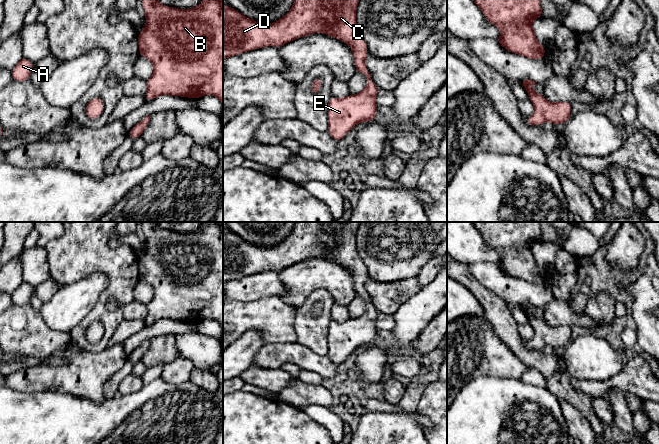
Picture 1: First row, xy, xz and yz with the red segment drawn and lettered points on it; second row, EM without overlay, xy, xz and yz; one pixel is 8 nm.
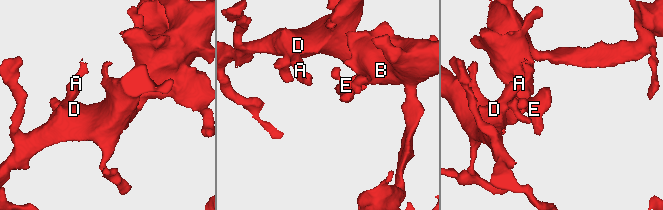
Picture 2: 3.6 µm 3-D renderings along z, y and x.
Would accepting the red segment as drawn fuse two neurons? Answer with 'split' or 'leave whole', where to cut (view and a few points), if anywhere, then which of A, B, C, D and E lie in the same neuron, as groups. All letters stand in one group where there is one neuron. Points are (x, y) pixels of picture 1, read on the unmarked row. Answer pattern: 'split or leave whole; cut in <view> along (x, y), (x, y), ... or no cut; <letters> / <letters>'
leave whole; no cut; A B C D E

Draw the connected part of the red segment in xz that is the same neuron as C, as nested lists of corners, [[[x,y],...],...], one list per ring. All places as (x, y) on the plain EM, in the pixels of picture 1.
[[[295,222],[291,234],[278,245],[270,248],[256,246],[223,227],[223,284],[265,270],[279,272],[290,265],[315,257],[323,257],[348,268],[352,272],[356,296],[365,299],[368,307],[358,318],[349,318],[345,322],[330,321],[328,325],[327,356],[339,366],[356,348],[376,343],[378,331],[375,321],[380,314],[372,305],[366,292],[368,272],[356,247],[359,224],[360,222]]]

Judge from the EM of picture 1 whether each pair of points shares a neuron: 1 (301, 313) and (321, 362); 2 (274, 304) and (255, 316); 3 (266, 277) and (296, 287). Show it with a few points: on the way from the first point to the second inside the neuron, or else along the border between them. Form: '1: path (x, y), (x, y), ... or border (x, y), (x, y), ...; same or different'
1: border (297, 343), (308, 347), (320, 355), (326, 355); different
2: path (269, 309), (263, 315), (260, 315); same
3: border (278, 272), (278, 277), (285, 288), (279, 296); different

